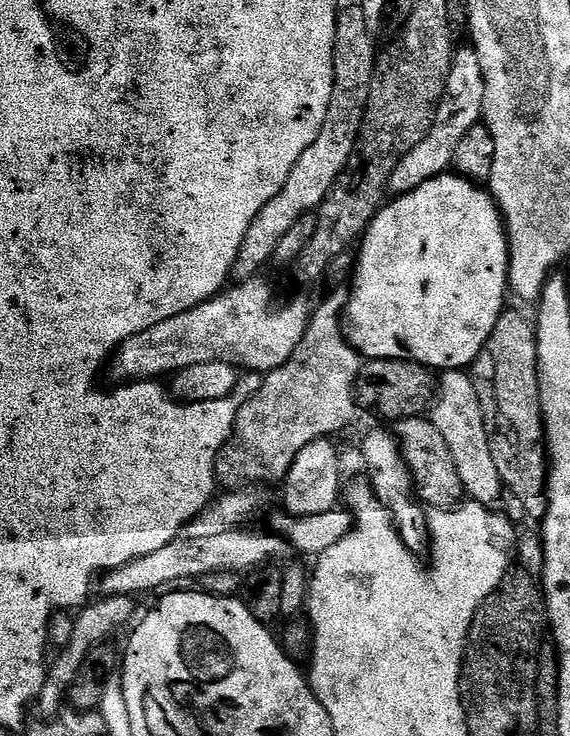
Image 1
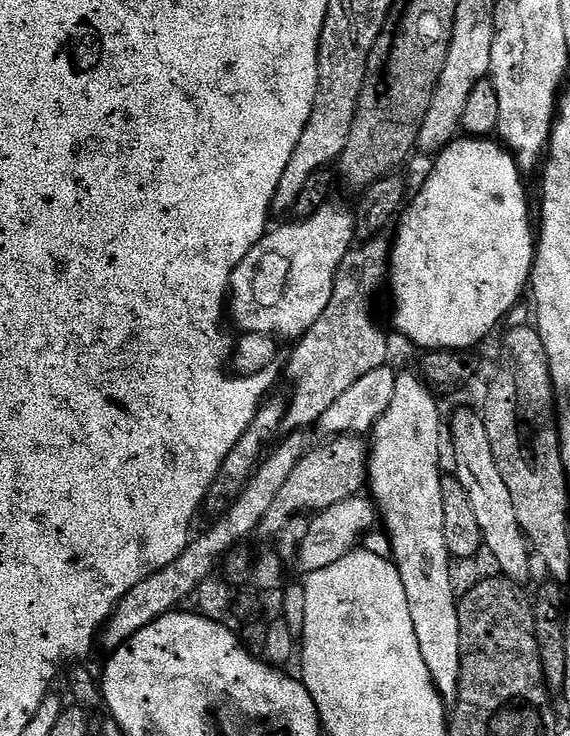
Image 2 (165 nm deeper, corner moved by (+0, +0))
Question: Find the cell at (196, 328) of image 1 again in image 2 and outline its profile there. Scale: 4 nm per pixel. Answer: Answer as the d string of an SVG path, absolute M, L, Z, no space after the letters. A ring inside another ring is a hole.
M329 202L323 204L313 216L293 221L293 224L273 227L265 232L264 237L250 250L250 254L246 254L246 258L242 258L242 262L232 272L230 320L240 327L241 333L257 332L275 336L281 341L296 342L307 334L314 322L318 322L318 318L322 318L322 310L330 306L338 266L342 266L342 258L346 258L357 239L356 217L346 205Z

